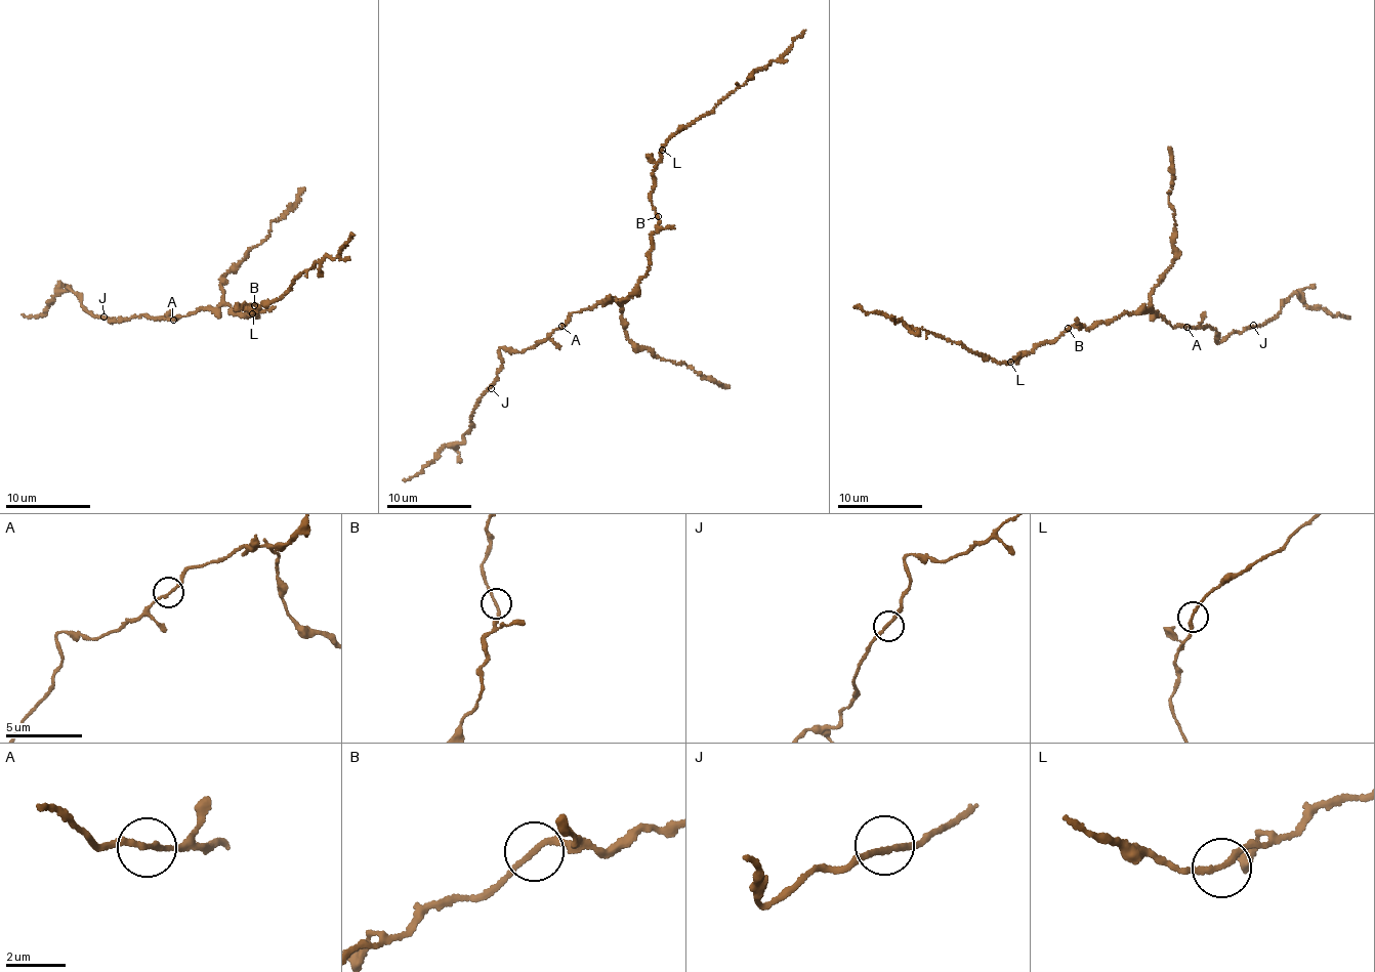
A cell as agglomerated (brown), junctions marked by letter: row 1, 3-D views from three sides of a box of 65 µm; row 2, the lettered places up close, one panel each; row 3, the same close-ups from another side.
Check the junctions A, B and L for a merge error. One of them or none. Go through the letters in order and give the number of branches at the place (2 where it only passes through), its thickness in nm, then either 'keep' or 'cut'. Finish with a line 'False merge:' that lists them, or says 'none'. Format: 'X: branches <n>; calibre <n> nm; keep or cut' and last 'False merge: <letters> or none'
A: branches 2; calibre 180 nm; cut
B: branches 2; calibre 180 nm; keep
L: branches 2; calibre 170 nm; keep
False merge: A

